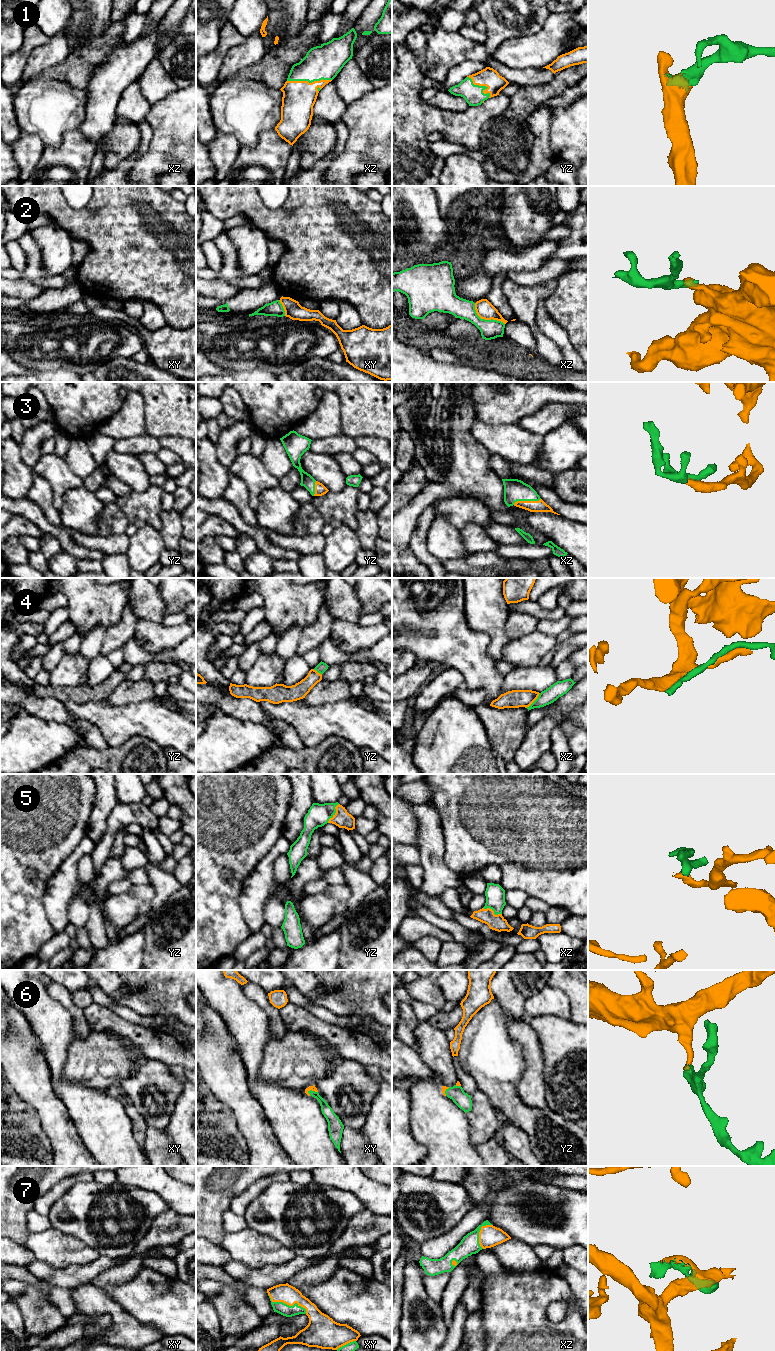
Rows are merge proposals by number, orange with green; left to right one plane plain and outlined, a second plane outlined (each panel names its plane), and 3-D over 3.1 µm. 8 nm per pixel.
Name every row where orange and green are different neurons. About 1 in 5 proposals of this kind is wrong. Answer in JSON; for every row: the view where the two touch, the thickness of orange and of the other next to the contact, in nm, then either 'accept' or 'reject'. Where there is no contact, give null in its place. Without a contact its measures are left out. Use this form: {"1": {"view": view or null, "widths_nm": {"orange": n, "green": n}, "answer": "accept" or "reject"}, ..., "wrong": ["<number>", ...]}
{"1": {"view": "xz", "widths_nm": {"orange": 260, "green": 280}, "answer": "accept"}, "2": {"view": "xz", "widths_nm": {"orange": 140, "green": 160}, "answer": "reject"}, "3": {"view": "xz", "widths_nm": {"orange": 100, "green": 180}, "answer": "accept"}, "4": {"view": "xz", "widths_nm": {"orange": 140, "green": 120}, "answer": "reject"}, "5": {"view": "yz", "widths_nm": {"orange": 140, "green": 180}, "answer": "accept"}, "6": {"view": "xy", "widths_nm": {"orange": 50, "green": 90}, "answer": "accept"}, "7": {"view": "xy", "widths_nm": {"orange": 150, "green": 90}, "answer": "accept"}, "wrong": ["2", "4"]}

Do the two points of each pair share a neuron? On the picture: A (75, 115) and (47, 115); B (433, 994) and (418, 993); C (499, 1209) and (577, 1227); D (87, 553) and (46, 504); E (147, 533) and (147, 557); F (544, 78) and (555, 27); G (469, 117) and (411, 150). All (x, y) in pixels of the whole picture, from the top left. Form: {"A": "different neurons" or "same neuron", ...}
{"A": "same neuron", "B": "same neuron", "C": "same neuron", "D": "different neurons", "E": "same neuron", "F": "different neurons", "G": "same neuron"}

